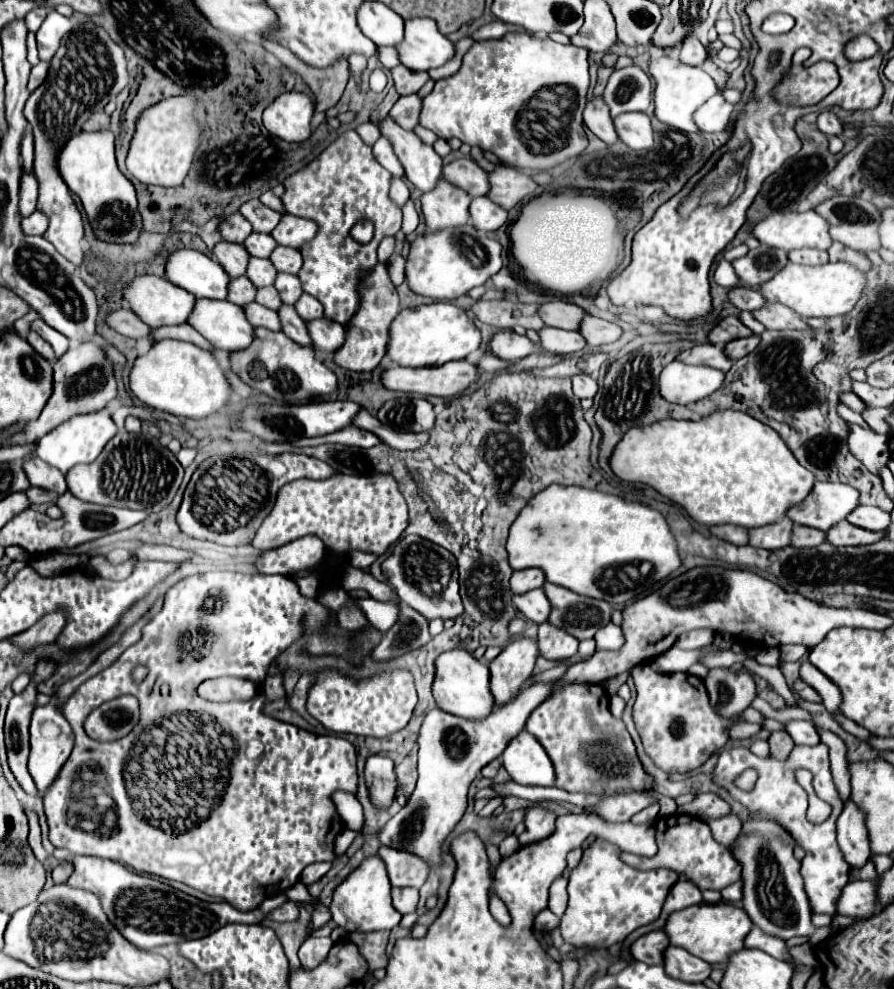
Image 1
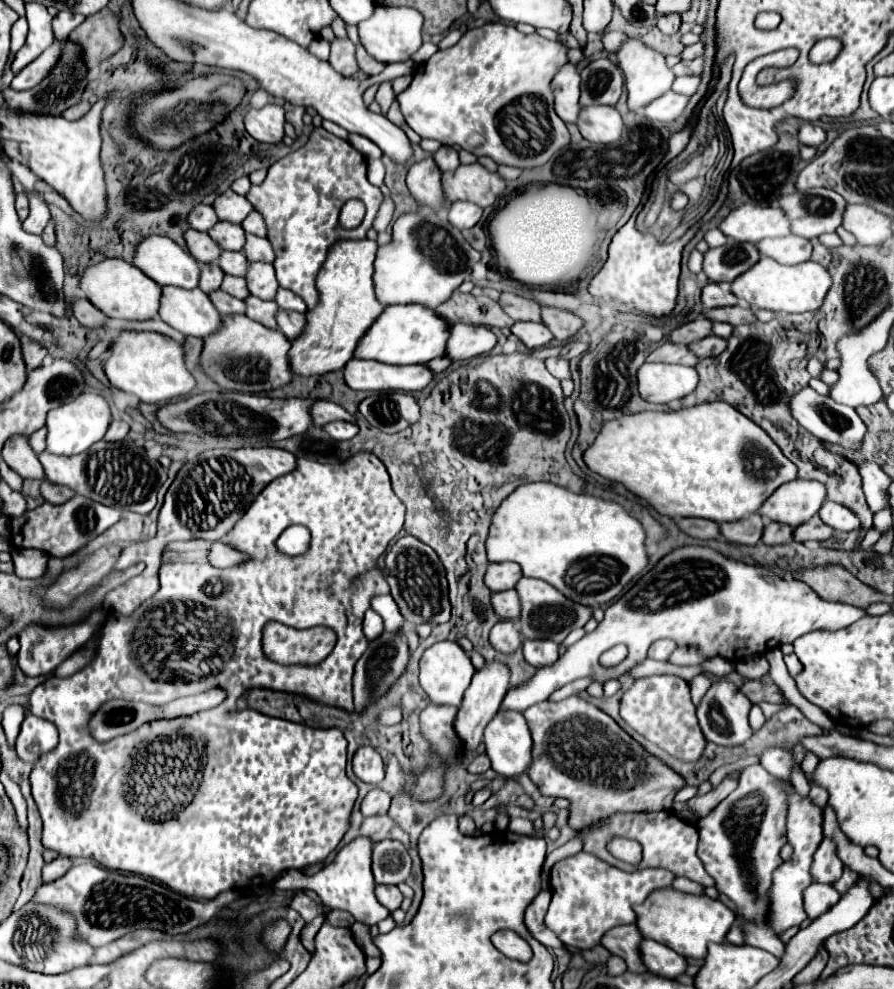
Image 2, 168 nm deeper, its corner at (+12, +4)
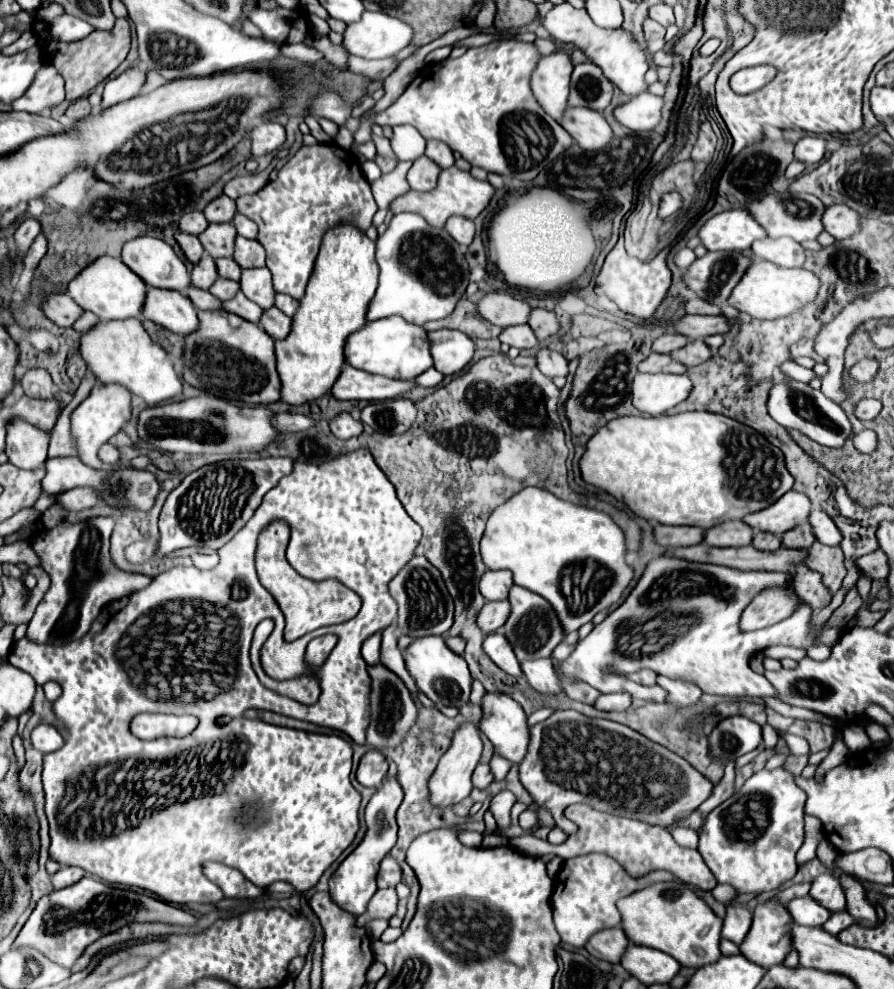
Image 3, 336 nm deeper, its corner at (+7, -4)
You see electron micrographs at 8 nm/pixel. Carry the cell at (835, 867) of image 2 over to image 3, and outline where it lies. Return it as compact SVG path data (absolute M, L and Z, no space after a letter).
M820 874L810 888L810 896L828 908L832 914L834 912L846 912L846 898L840 882L832 874Z

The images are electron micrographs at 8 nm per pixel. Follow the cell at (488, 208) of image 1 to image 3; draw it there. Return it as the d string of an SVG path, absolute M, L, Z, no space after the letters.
M452 216L452 218L448 218L446 224L444 224L444 230L446 230L460 246L464 246L464 248L472 242L474 232L476 232L474 222L468 220L468 218L462 218L462 216Z

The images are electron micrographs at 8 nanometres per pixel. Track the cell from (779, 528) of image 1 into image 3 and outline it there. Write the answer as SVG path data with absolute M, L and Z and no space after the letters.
M726 520L704 530L704 542L710 546L748 546L752 536L752 528L742 520Z

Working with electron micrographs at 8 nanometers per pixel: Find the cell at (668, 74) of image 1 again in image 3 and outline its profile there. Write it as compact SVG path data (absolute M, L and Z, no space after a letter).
M562 2L560 6L554 6L548 14L546 20L542 20L542 26L552 34L554 40L564 42L564 44L572 44L576 50L584 52L586 58L596 64L598 68L602 68L604 76L618 86L626 96L638 96L646 90L646 82L644 82L644 74L648 70L648 56L642 48L638 48L636 40L632 38L630 32L626 32L624 28L616 28L616 30L606 30L600 28L592 22L592 18L588 16L588 12L584 8L576 10L572 8L568 2Z

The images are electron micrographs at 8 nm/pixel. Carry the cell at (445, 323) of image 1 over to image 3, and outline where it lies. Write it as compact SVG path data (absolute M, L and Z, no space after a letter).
M400 316L368 322L364 324L364 328L360 328L360 332L352 332L352 336L348 336L346 364L394 380L414 380L418 374L432 366L426 330L422 326L408 324Z

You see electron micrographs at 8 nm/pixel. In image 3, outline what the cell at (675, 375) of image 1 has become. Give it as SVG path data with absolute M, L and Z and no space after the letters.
M636 374L632 404L648 416L660 416L688 398L692 382L686 374Z

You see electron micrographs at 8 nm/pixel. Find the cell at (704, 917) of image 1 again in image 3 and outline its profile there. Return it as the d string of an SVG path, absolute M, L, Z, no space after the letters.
M680 880L650 884L648 888L642 888L640 892L620 900L616 908L620 908L622 928L628 940L640 946L662 950L682 966L700 968L714 964L722 956L718 948L722 920Z

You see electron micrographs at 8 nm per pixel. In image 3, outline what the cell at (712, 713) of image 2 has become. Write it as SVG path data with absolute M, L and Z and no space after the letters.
M744 716L722 720L708 738L710 756L718 760L736 760L746 752L758 748L760 742L762 728Z

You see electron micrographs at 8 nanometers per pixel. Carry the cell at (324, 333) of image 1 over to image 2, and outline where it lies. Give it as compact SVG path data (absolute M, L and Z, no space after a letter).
M279 310L279 314L277 314L277 324L279 324L279 330L281 330L289 340L295 340L295 338L299 338L299 336L303 334L303 330L305 330L305 314Z

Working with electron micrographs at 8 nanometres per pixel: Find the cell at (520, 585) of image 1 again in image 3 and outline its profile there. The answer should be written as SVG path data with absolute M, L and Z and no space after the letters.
M486 570L480 578L480 592L486 600L506 600L512 586L512 572L508 570Z

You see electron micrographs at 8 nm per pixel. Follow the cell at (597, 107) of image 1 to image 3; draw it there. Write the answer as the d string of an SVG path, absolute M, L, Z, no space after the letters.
M564 50L542 56L540 64L536 64L536 72L532 72L532 94L554 120L560 120L568 106L570 72L572 62Z

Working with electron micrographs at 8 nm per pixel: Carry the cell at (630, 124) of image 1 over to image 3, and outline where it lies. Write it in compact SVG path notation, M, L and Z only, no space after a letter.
M568 106L560 124L584 150L602 150L612 140L612 128L596 110Z

